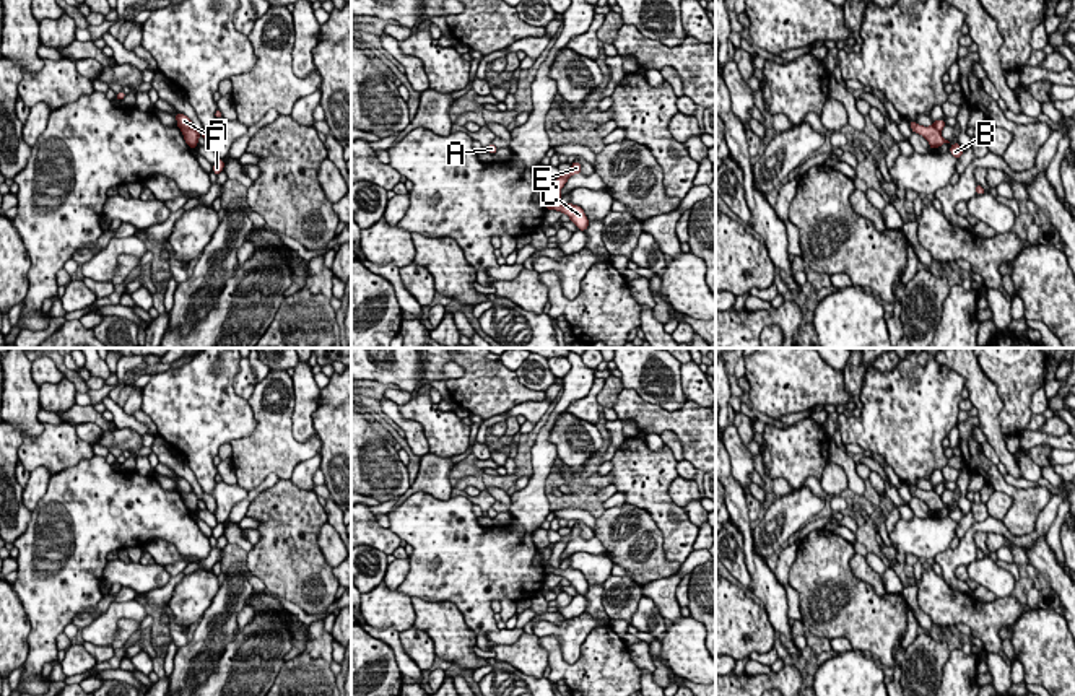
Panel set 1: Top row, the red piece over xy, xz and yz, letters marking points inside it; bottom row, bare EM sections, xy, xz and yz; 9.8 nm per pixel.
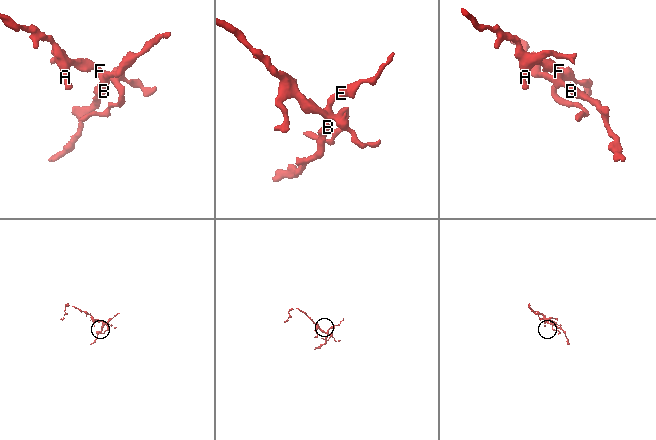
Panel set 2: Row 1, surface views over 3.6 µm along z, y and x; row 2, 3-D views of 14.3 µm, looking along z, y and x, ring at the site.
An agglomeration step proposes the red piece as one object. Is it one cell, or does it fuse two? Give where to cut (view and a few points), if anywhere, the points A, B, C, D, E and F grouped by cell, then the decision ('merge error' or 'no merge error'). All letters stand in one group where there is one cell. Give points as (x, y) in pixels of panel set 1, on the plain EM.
cut in xz along (545, 565), (558, 569); A C D F / B E; merge error

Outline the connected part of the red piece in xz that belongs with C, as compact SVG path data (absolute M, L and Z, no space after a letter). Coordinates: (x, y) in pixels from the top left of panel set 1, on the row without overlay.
M545 564L545 572L556 574L556 576L568 579L571 582L571 587L574 587L577 590L577 594L581 594L581 595L585 595L589 590L589 584L587 584L584 574L577 569L572 569L572 568L553 569L553 568Z

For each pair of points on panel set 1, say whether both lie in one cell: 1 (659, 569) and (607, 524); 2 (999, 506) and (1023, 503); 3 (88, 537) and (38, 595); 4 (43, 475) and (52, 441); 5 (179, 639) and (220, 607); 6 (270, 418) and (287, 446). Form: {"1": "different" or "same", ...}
{"1": "same", "2": "different", "3": "same", "4": "different", "5": "different", "6": "same"}

